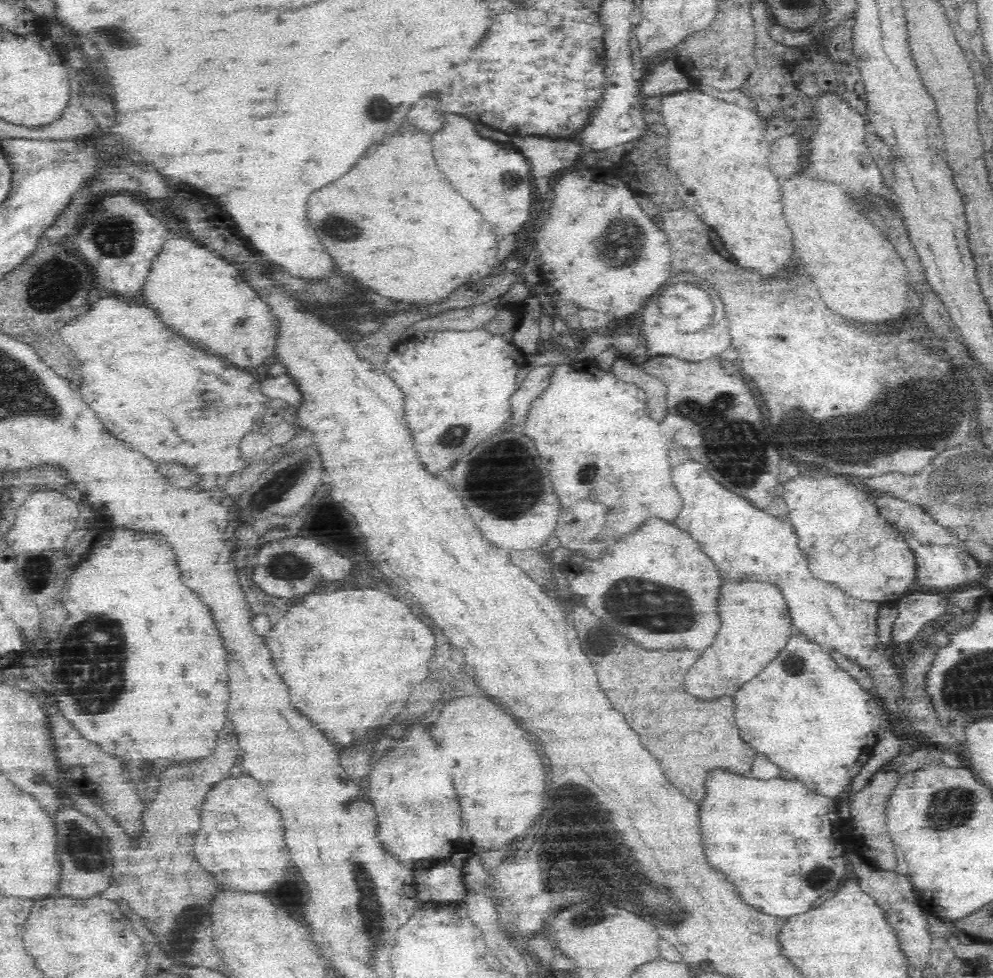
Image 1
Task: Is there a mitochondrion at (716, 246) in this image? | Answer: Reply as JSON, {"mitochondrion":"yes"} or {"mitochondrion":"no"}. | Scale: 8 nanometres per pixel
{"mitochondrion":"no"}

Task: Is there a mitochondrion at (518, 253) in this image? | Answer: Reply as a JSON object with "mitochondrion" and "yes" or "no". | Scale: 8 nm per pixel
{"mitochondrion":"no"}

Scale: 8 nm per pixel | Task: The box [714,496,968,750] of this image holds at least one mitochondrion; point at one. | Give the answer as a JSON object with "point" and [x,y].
{"point":[793,663]}

